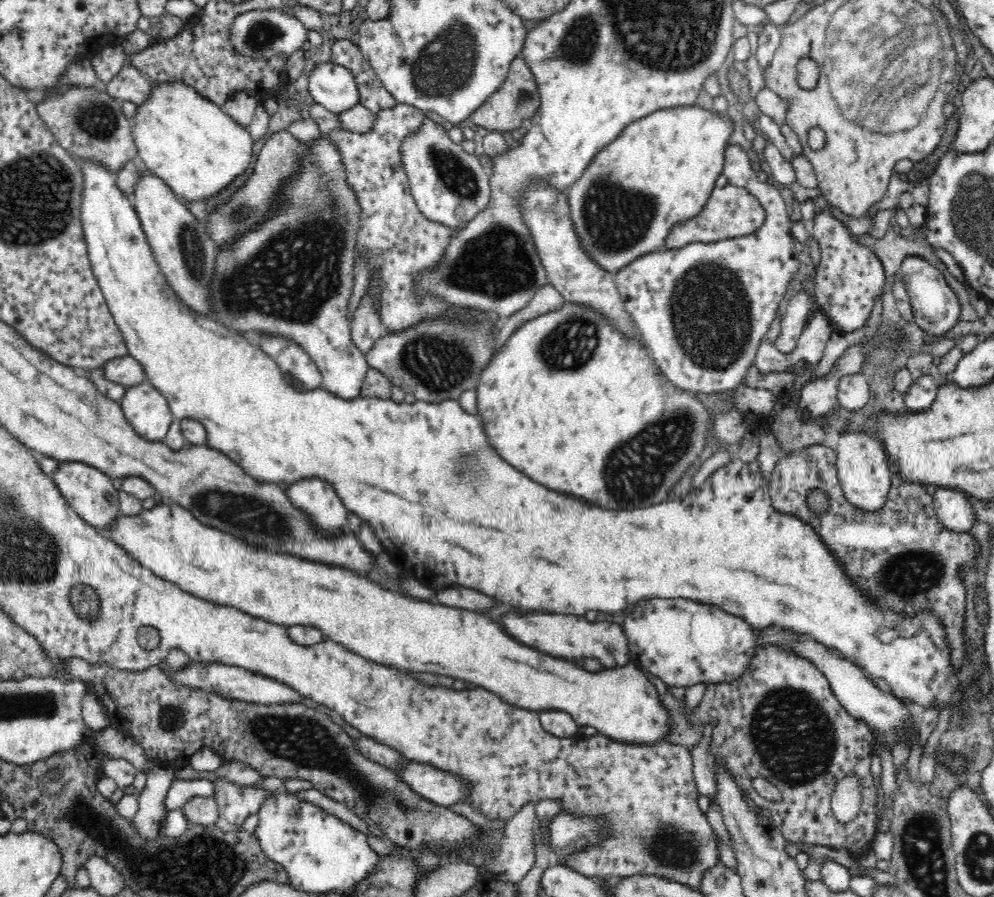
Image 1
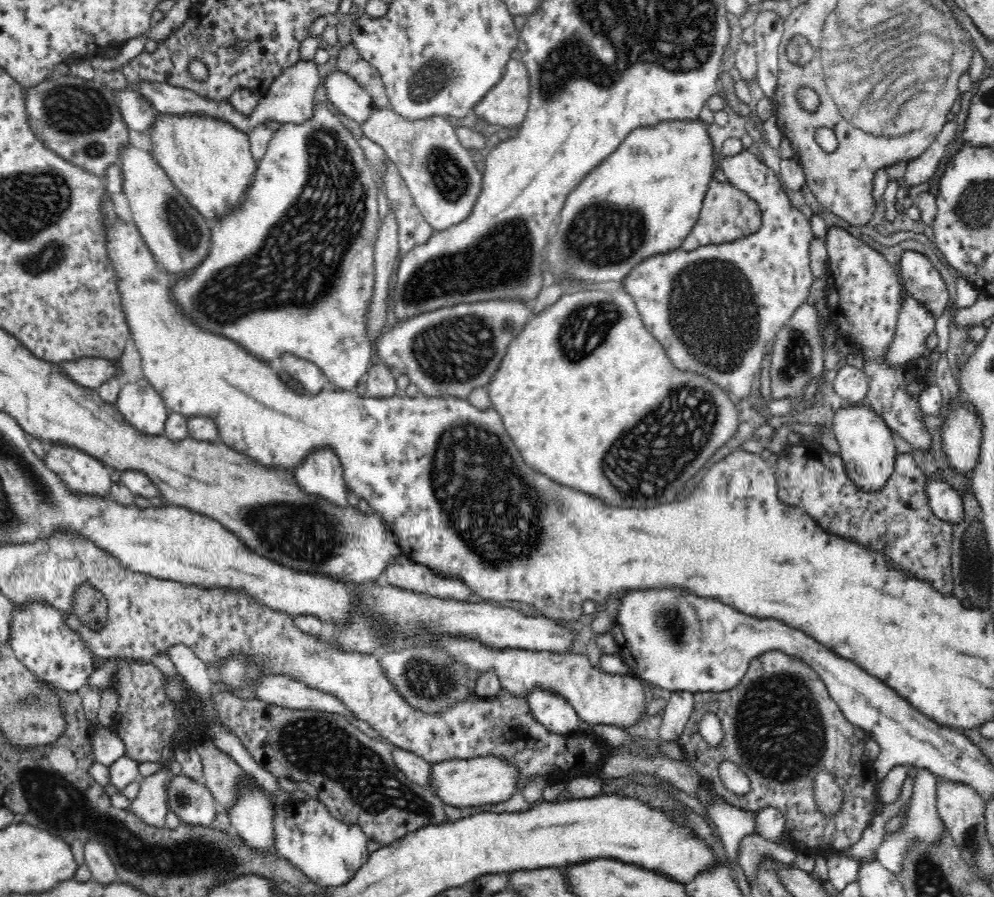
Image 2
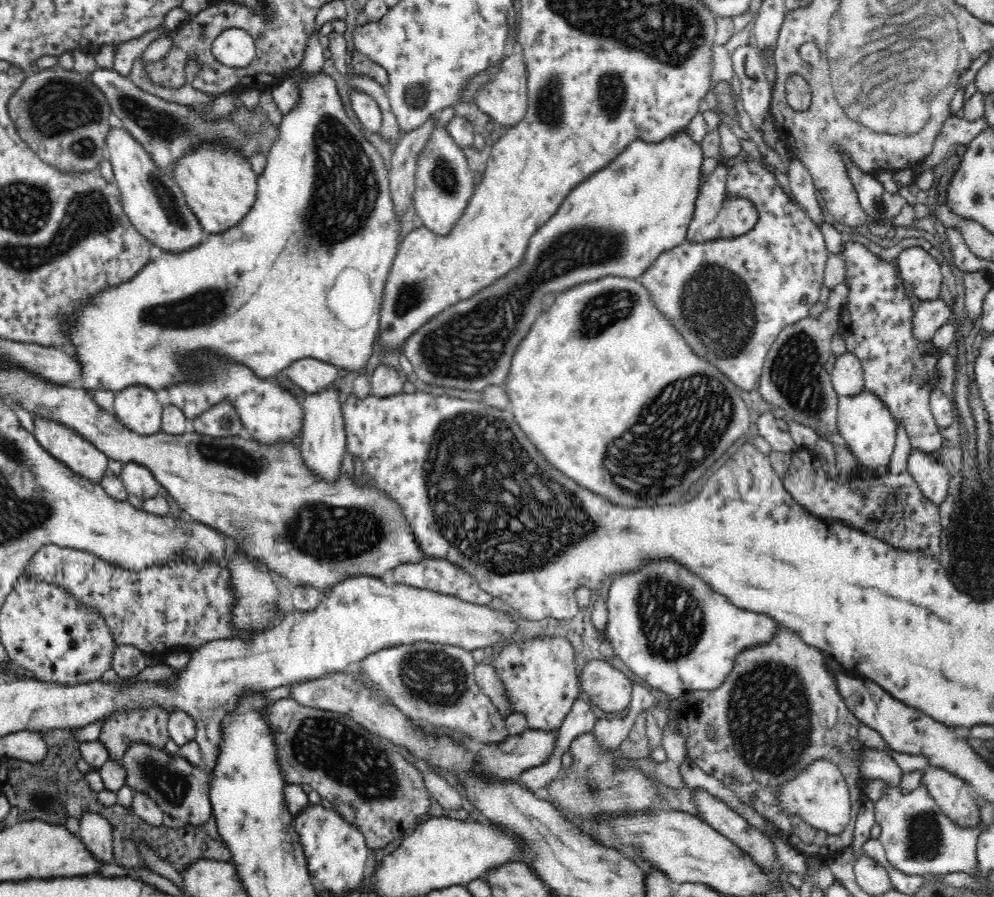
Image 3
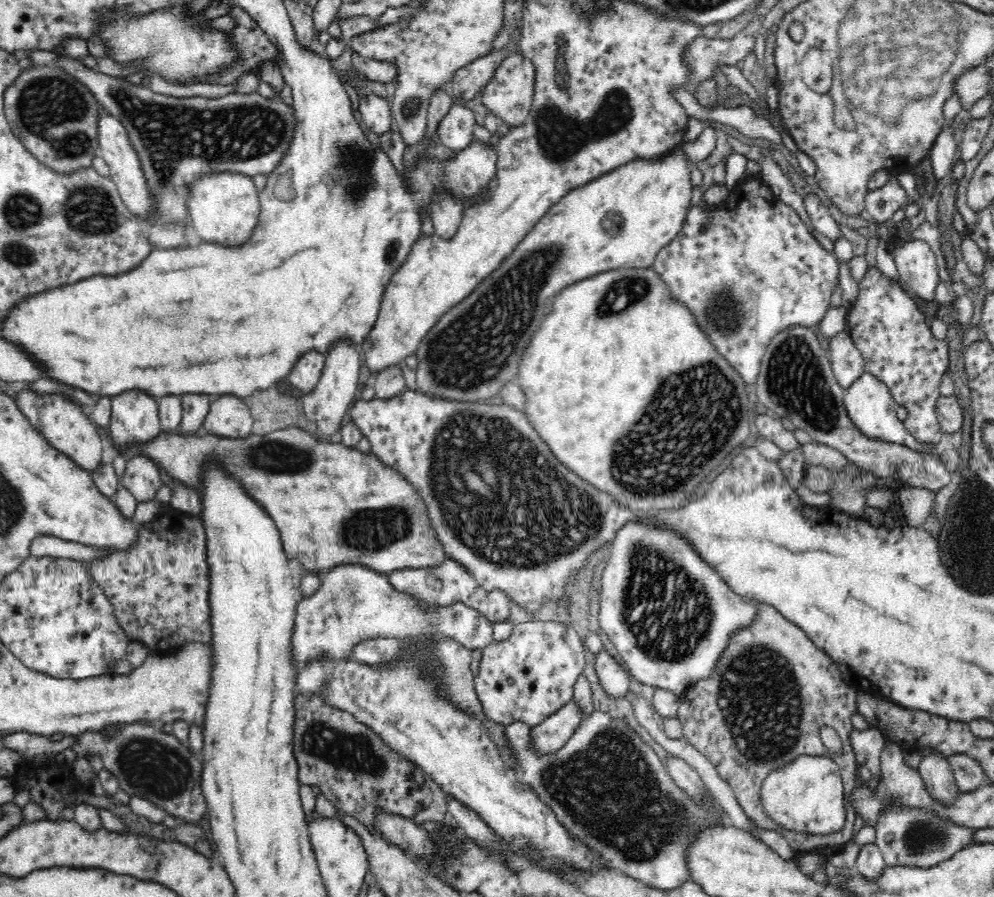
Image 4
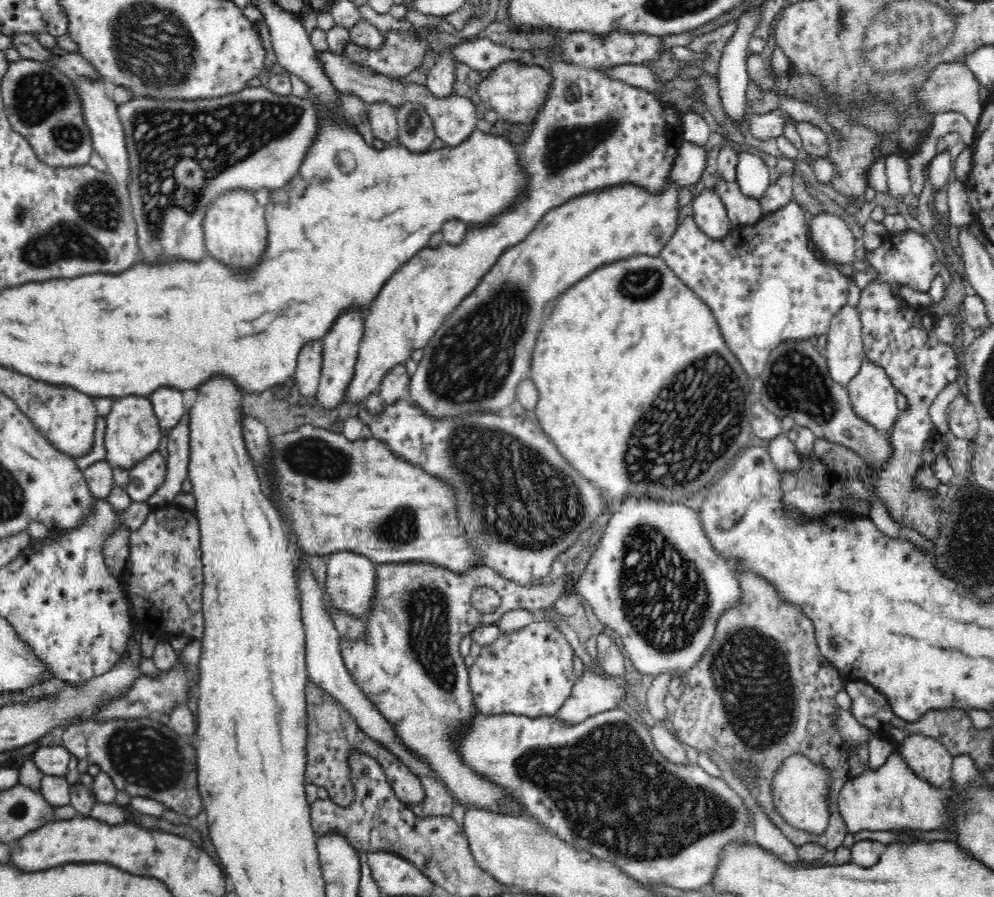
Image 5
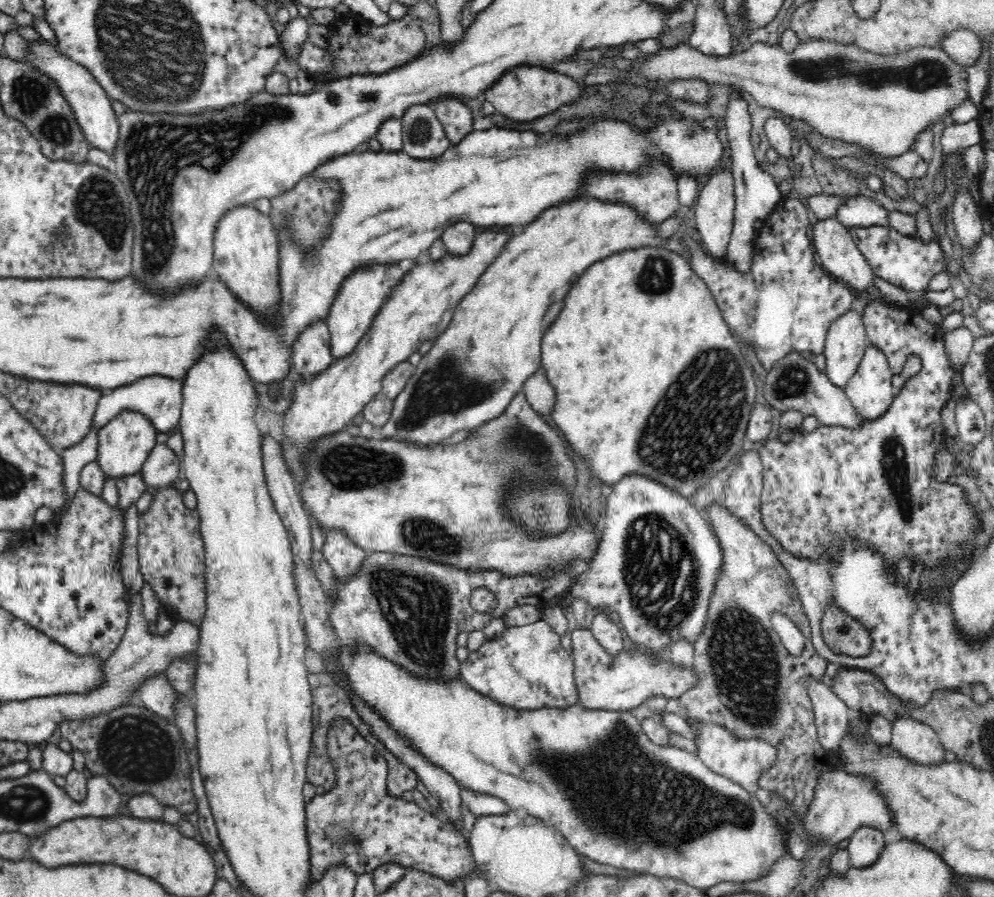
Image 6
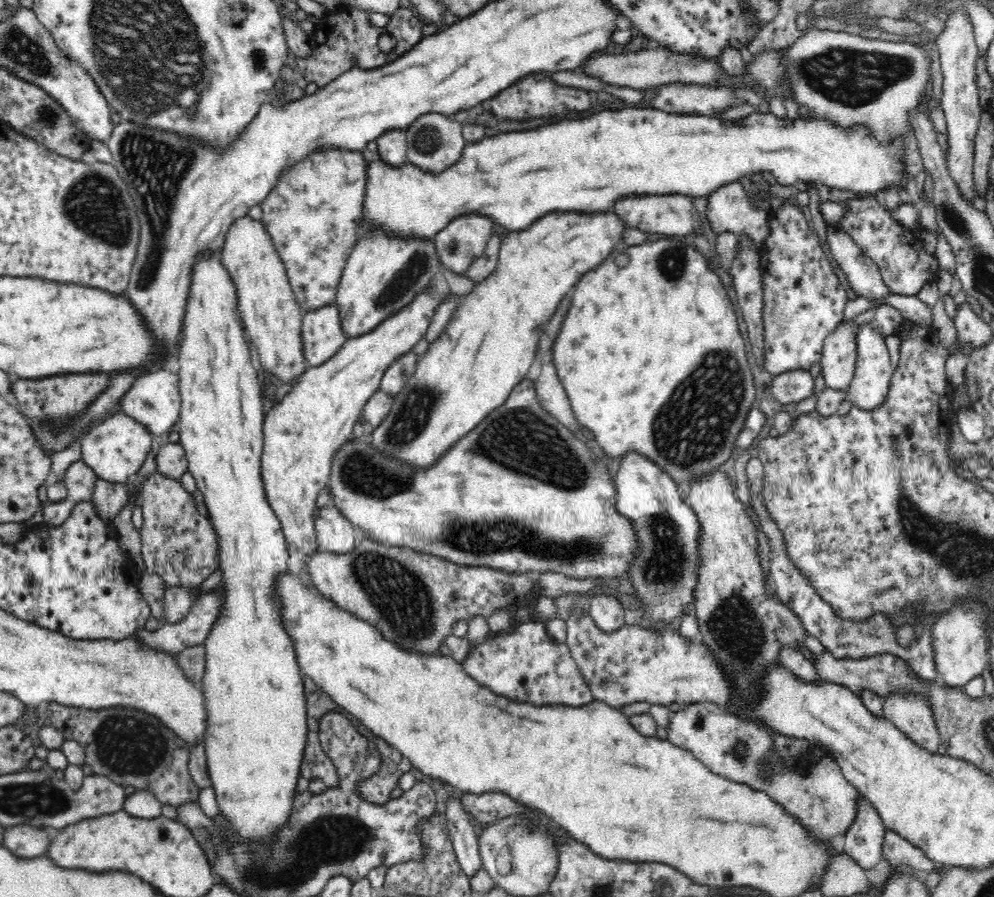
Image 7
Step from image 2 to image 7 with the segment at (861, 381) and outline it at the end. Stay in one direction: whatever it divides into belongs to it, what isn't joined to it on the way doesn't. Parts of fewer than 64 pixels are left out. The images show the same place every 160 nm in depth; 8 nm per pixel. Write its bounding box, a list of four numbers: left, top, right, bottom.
[820,321,855,389]

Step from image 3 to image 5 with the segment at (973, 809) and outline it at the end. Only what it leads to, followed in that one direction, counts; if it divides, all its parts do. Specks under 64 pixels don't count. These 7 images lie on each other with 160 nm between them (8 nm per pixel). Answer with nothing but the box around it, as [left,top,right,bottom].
[897,732,953,788]

